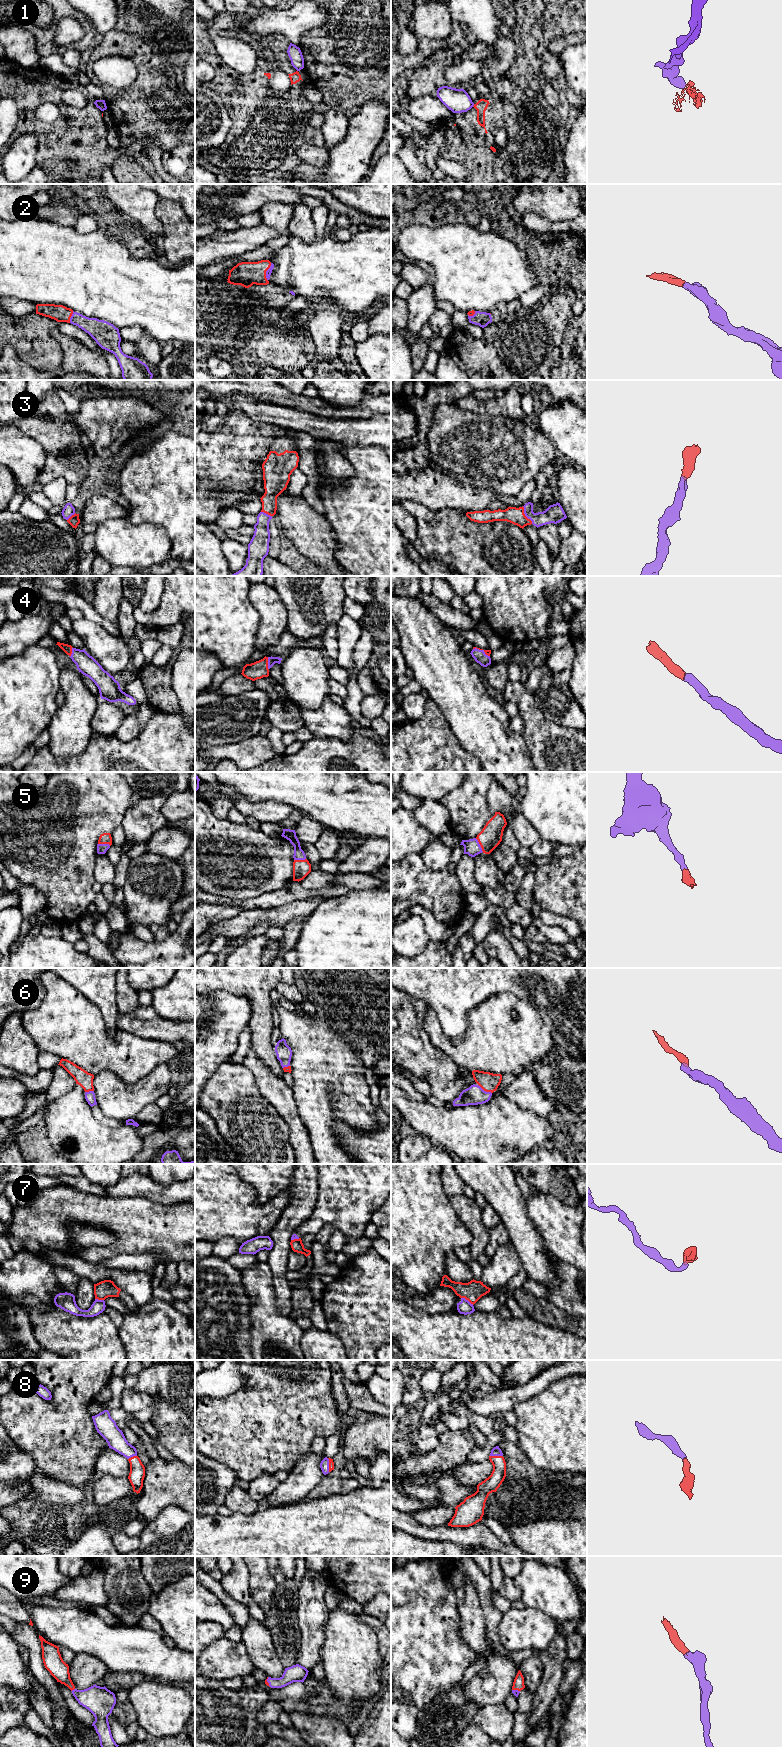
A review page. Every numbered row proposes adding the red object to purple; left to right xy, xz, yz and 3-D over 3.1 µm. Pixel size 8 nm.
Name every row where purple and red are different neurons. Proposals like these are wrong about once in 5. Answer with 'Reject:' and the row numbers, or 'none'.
Reject: 1, 7

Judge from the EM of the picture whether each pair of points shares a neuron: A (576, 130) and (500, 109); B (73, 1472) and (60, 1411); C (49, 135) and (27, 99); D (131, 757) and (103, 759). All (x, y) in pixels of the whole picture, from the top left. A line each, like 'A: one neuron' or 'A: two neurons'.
A: two neurons
B: one neuron
C: one neuron
D: one neuron

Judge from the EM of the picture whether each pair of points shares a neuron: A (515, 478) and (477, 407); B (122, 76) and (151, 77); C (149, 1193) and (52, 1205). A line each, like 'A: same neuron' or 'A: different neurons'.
A: different neurons
B: different neurons
C: different neurons

